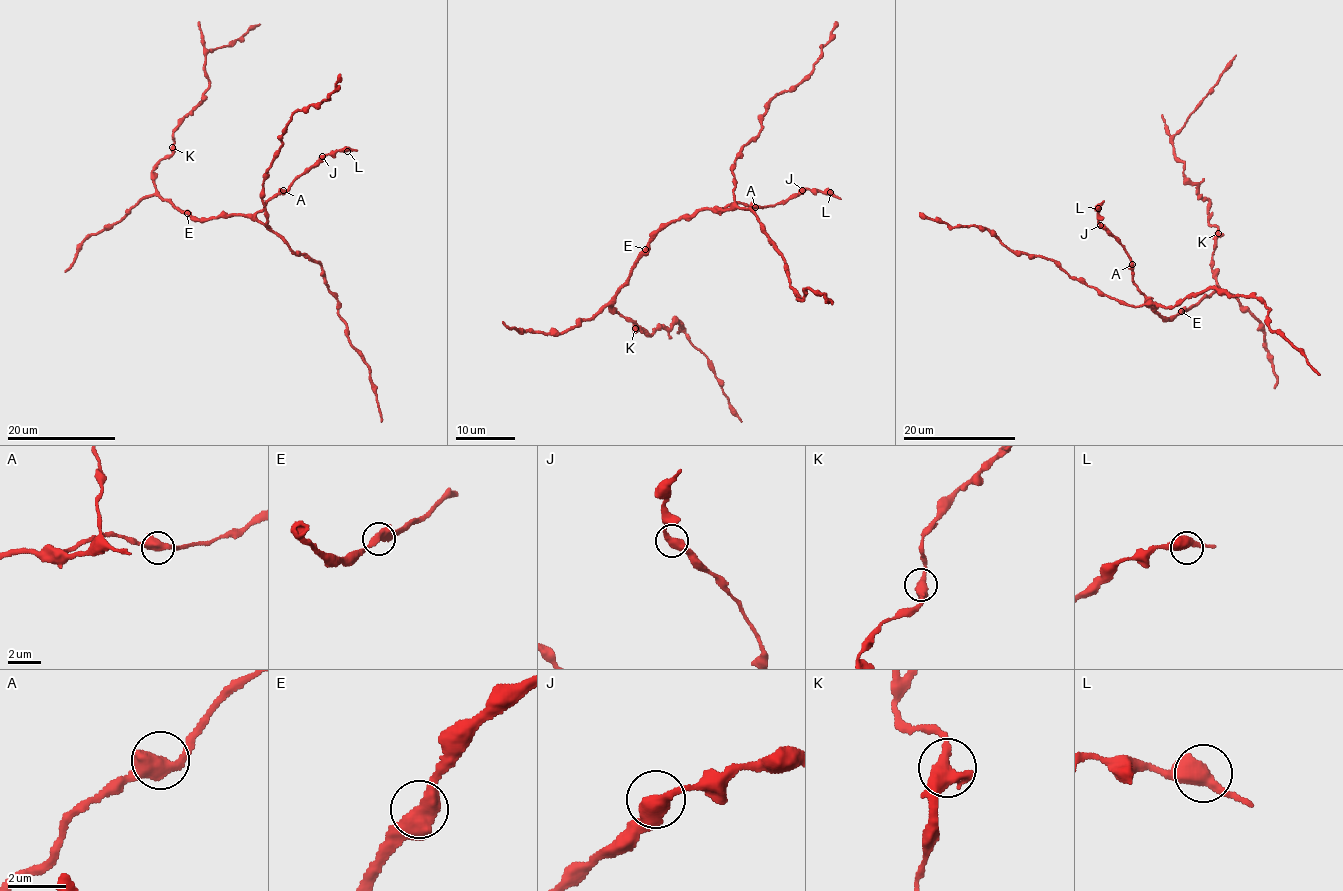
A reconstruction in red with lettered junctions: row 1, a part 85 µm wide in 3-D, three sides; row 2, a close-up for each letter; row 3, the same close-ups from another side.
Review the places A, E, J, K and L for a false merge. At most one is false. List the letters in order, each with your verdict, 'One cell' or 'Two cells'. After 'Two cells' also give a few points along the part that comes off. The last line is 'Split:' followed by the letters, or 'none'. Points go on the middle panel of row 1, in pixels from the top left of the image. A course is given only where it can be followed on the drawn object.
A: One cell
E: One cell
J: One cell
K: One cell
L: One cell
Split: none

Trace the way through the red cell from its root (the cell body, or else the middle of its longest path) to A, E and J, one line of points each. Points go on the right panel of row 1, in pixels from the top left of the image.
A: (1169, 317), (1158, 313), (1153, 306), (1147, 306), (1146, 296), (1133, 283), (1132, 264)
E: (1169, 317), (1181, 311)
J: (1169, 317), (1158, 313), (1153, 306), (1147, 306), (1146, 296), (1133, 283), (1128, 254), (1100, 225)

